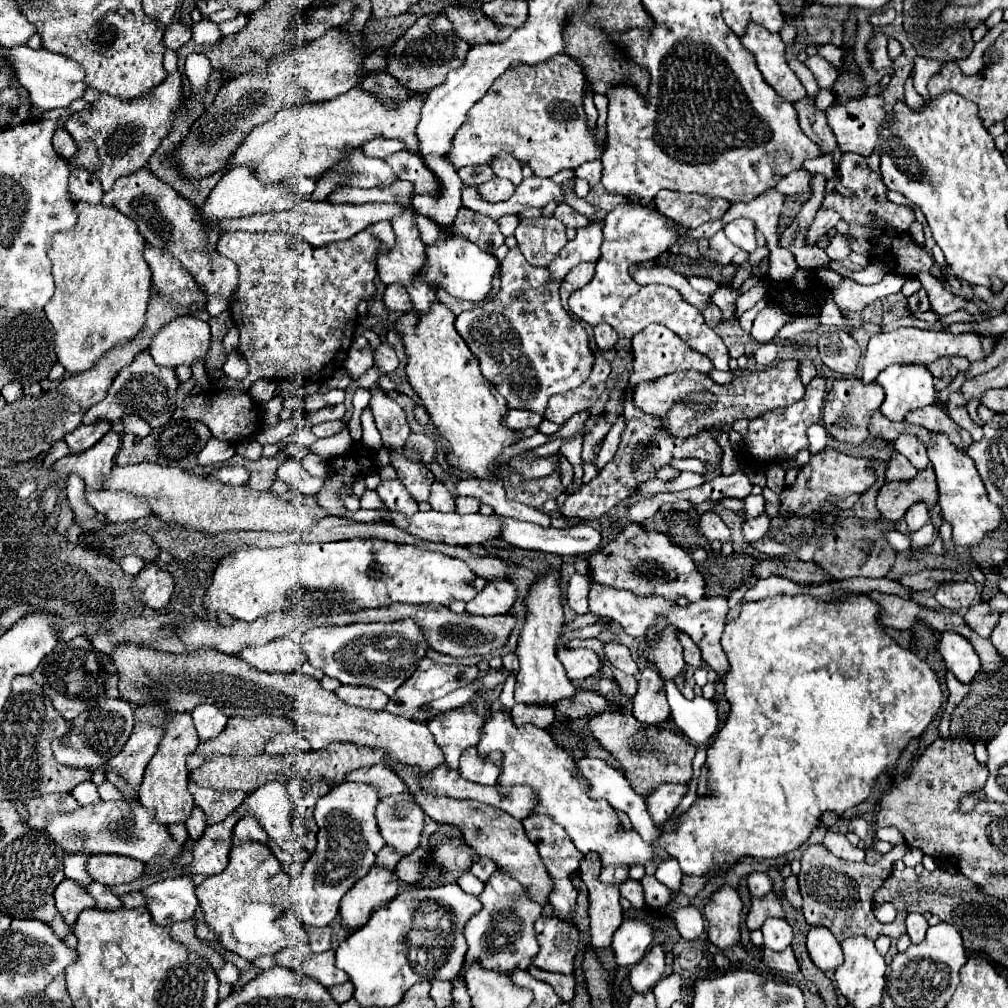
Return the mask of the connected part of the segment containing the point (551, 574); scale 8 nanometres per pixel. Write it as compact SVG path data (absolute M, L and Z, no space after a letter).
M548 570L548 574L540 576L540 580L532 586L526 604L528 604L528 618L516 650L520 660L520 672L516 674L514 700L522 704L546 704L546 706L554 706L560 700L574 700L576 690L572 682L566 678L566 672L556 658L556 646L554 646L556 640L560 638L560 628L566 622L562 612L562 590L558 572Z

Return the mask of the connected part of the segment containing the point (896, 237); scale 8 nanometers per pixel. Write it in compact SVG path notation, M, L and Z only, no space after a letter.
M850 152L842 154L840 164L838 164L838 172L840 172L842 186L852 190L854 196L848 198L848 202L846 202L846 198L838 192L826 194L822 208L834 208L836 212L840 212L840 216L848 224L864 226L870 236L868 242L870 242L872 254L878 256L878 260L888 268L888 272L908 276L908 278L914 278L918 272L928 272L932 266L932 256L924 248L914 244L908 236L910 224L914 222L914 212L906 206L898 206L898 204L888 202L888 198L886 198L888 188L886 188L882 176L868 168L866 158L860 154L850 154Z

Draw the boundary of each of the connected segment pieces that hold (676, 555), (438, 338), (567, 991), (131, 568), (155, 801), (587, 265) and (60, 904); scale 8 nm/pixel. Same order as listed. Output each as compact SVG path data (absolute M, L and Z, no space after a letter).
M630 524L612 542L602 544L600 552L590 556L590 572L596 582L630 590L636 596L664 596L672 602L678 596L684 596L688 602L704 598L704 578L688 552L680 546L674 546L668 536L648 532L636 524Z
M436 300L424 316L416 316L416 312L410 310L396 320L396 330L408 354L406 376L428 410L434 426L442 438L450 442L452 452L446 454L450 464L472 472L474 476L500 478L502 466L494 468L494 458L504 450L504 446L514 444L518 436L516 430L502 426L502 418L508 410L506 400L488 380L484 380L478 360L454 328L454 318L452 310Z
M530 966L528 972L530 972L536 980L542 980L542 982L550 984L550 986L558 992L558 996L560 996L562 1000L566 1000L566 1002L572 1000L572 996L574 996L574 976L570 976L570 974L566 976L566 974L544 972L544 970L536 968L536 966Z
M126 556L126 558L120 560L120 566L122 566L124 572L128 572L128 574L134 576L134 574L138 574L140 568L144 566L144 560L138 558L138 556Z
M152 702L142 704L134 708L136 724L164 724L164 740L160 740L160 748L148 762L148 768L144 772L144 782L140 786L140 802L146 808L154 808L154 818L160 824L174 824L174 822L186 822L194 800L188 792L188 768L186 758L196 750L198 746L198 734L192 724L190 712L170 712L164 702Z
M582 262L582 264L578 264L576 268L572 268L566 278L564 278L562 286L560 286L562 304L566 306L566 304L568 304L568 296L570 296L574 290L586 286L586 284L592 280L592 276L594 276L594 264L592 264L592 262Z
M64 878L58 884L58 888L54 890L54 898L56 898L56 908L64 916L66 924L74 924L82 910L96 906L88 890L84 886L74 884L74 880L68 878Z

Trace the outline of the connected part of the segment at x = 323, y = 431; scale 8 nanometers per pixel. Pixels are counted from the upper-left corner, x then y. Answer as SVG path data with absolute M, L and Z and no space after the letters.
M332 420L332 422L316 424L316 426L312 426L310 430L312 430L312 434L314 434L316 438L328 438L328 436L338 434L342 428L344 428L344 422L342 422L342 420Z

